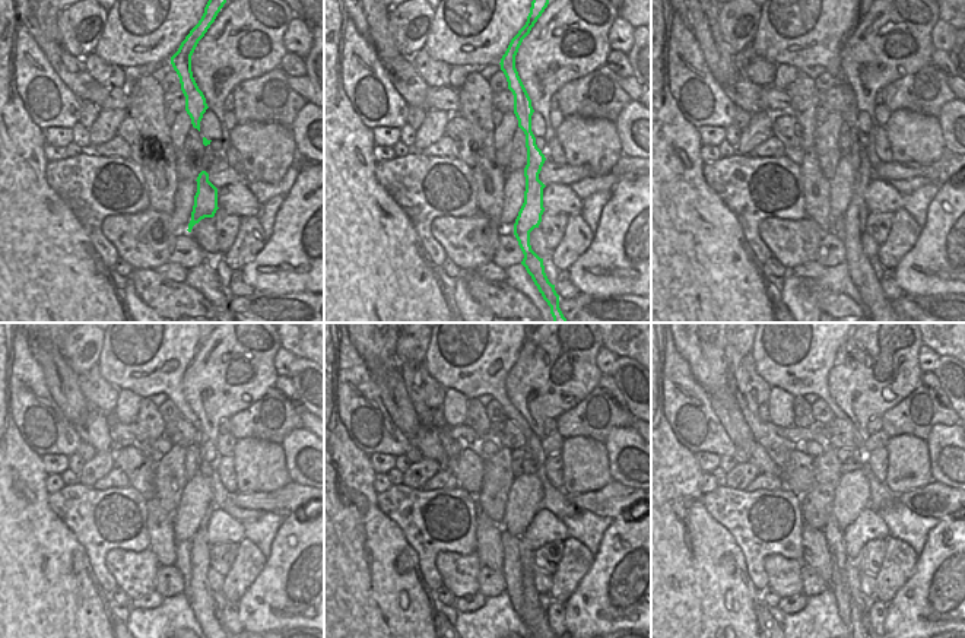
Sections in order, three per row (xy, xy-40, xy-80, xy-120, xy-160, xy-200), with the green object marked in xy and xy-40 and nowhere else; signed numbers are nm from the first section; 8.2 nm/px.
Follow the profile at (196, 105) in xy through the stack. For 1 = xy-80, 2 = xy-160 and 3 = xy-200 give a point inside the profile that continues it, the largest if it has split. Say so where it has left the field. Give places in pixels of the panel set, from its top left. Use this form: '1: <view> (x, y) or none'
1: xy-80 (860, 270)
2: xy-160 (533, 613)
3: xy-200 (866, 609)

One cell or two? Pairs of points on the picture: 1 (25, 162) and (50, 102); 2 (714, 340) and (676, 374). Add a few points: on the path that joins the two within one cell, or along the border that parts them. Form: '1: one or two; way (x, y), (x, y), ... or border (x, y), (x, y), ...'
1: two; border (21, 98), (29, 117), (43, 130)
2: two; border (672, 337), (694, 380), (707, 393)

